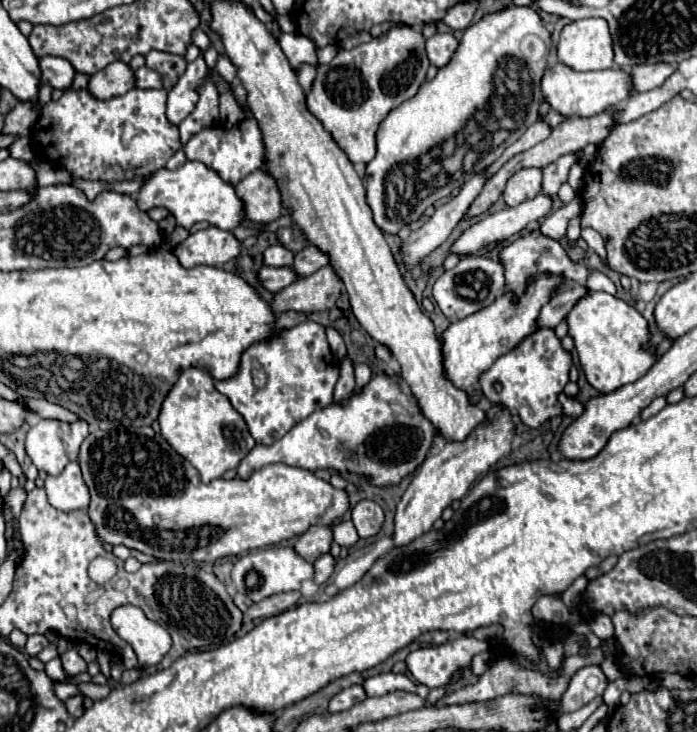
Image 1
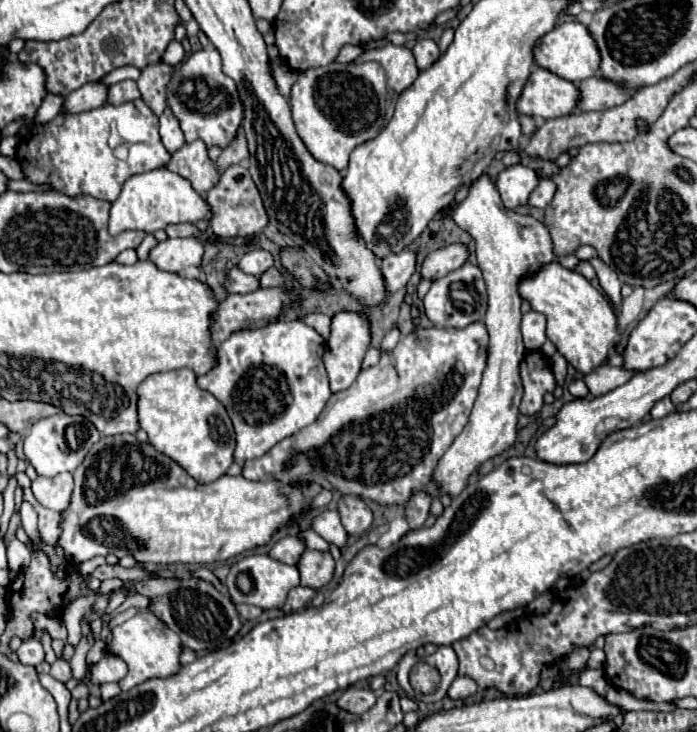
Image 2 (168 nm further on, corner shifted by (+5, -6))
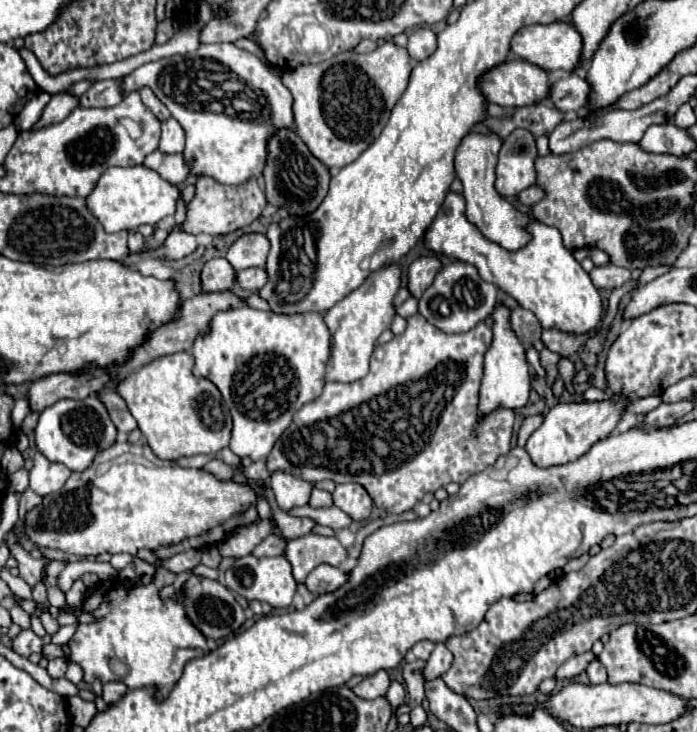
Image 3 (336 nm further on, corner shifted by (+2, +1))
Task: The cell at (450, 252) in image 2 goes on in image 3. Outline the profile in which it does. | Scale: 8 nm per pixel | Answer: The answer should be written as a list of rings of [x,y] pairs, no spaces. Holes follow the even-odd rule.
[[[421,256],[409,266],[409,292],[413,296],[421,296],[437,276],[437,272],[443,268],[441,260],[437,256]]]

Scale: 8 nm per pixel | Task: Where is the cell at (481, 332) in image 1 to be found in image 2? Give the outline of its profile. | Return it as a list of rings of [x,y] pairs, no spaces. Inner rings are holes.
[[[482,321],[470,323],[464,329],[416,327],[412,333],[402,337],[392,351],[382,353],[376,365],[364,369],[352,387],[332,393],[324,411],[318,415],[318,421],[276,443],[264,457],[246,461],[242,475],[250,481],[276,479],[290,485],[328,481],[320,485],[344,495],[352,493],[370,499],[384,507],[404,507],[416,491],[436,495],[438,483],[432,479],[432,473],[444,451],[468,423],[482,371],[486,367],[486,347],[488,329]]]

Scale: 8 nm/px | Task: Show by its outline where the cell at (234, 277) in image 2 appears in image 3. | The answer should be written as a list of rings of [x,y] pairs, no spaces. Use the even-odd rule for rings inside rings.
[[[213,258],[205,264],[201,272],[201,282],[203,290],[207,292],[231,290],[237,284],[237,272],[227,258]]]

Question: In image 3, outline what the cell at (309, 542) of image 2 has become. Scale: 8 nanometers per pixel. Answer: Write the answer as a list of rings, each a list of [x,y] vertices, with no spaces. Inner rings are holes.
[[[273,508],[275,512],[275,518],[277,518],[277,526],[281,530],[281,534],[287,538],[287,540],[295,540],[295,538],[301,538],[305,534],[309,534],[315,526],[315,522],[311,518],[297,518],[297,516],[289,516],[285,512],[281,512],[279,508]]]

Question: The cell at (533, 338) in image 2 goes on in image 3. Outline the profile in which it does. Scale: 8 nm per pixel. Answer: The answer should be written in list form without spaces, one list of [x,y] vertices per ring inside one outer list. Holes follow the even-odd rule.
[[[515,308],[513,314],[511,314],[511,328],[515,330],[515,334],[519,336],[519,340],[523,344],[533,344],[541,338],[541,324],[537,320],[537,316],[531,312],[531,310],[525,310],[525,308]]]

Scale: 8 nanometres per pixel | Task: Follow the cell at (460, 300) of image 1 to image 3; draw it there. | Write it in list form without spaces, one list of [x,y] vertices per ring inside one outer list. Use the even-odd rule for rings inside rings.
[[[451,262],[435,276],[433,284],[423,292],[419,300],[419,314],[443,332],[467,332],[491,314],[495,300],[497,286],[485,282],[473,264]]]

